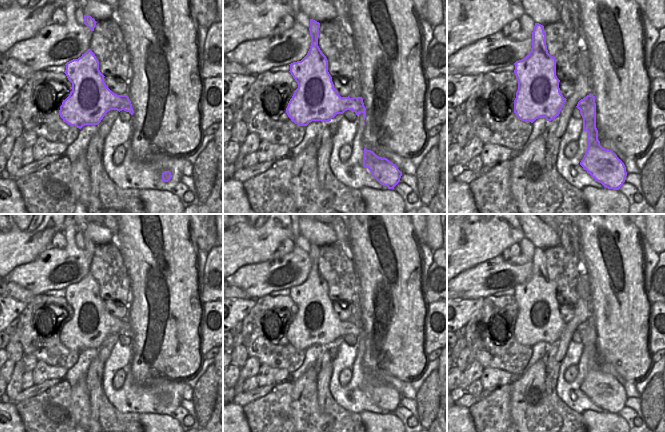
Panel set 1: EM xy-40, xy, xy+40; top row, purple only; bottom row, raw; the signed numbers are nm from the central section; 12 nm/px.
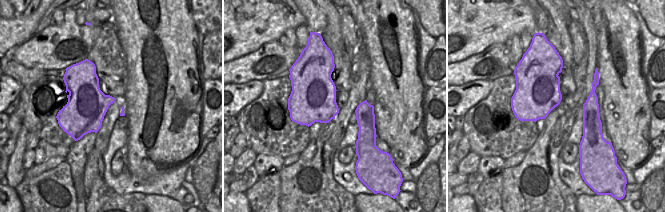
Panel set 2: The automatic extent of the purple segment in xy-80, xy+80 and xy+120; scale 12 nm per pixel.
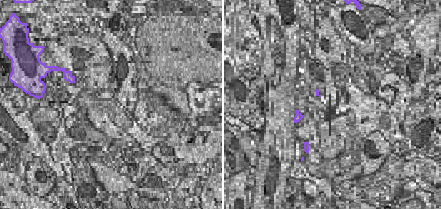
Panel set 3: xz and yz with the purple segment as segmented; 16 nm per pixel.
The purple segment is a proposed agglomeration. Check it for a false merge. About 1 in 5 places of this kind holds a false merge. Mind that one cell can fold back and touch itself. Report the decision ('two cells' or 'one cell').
one cell

